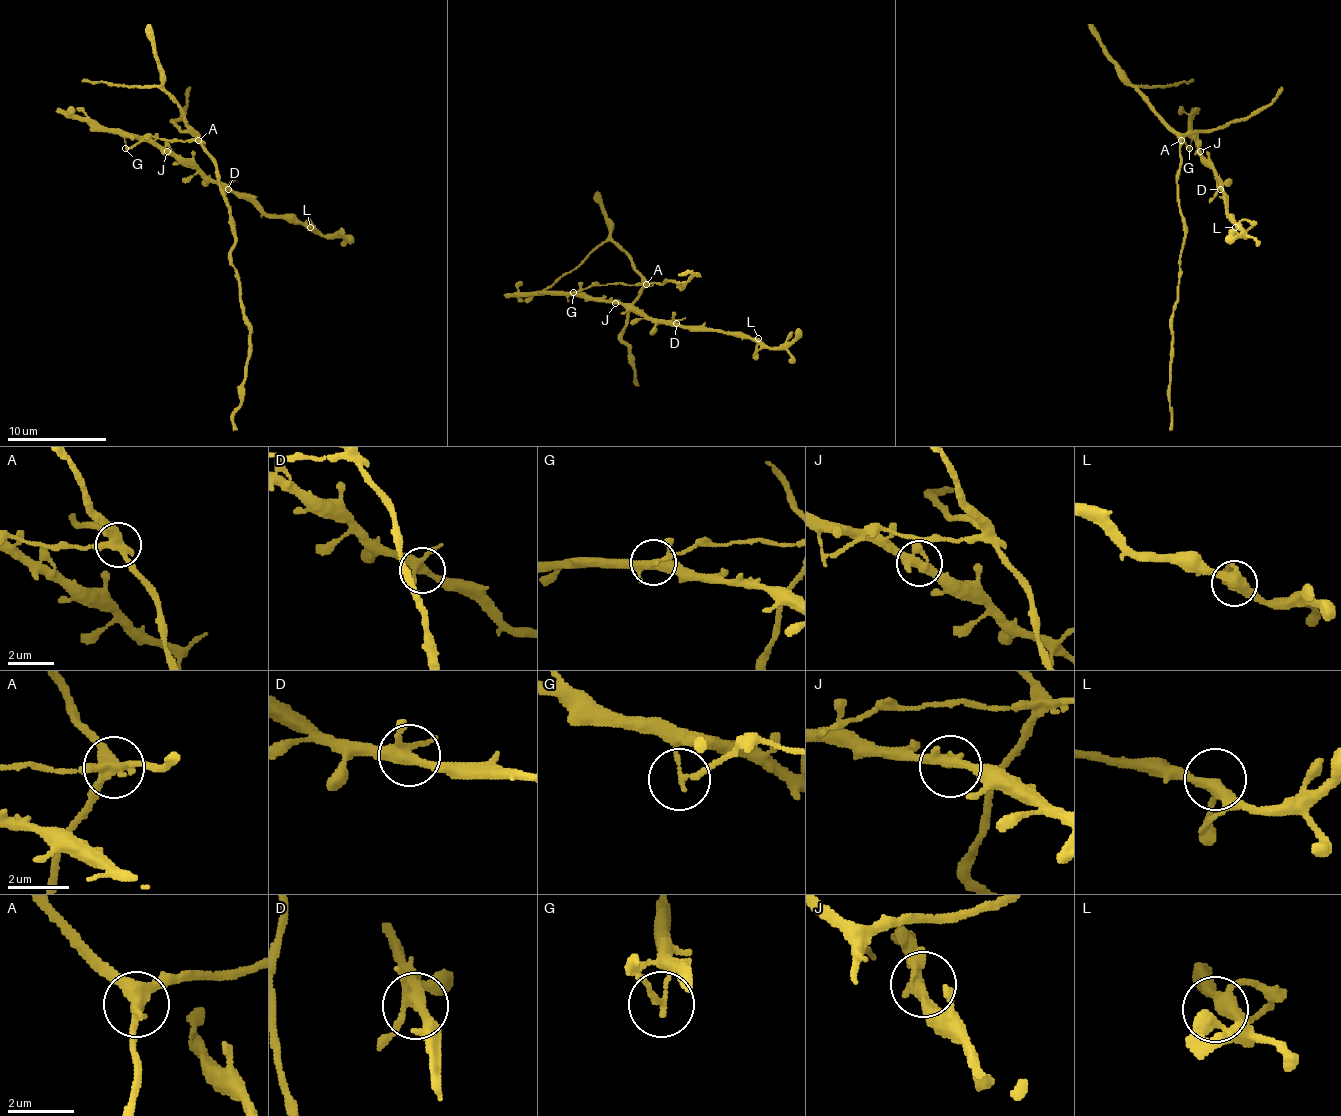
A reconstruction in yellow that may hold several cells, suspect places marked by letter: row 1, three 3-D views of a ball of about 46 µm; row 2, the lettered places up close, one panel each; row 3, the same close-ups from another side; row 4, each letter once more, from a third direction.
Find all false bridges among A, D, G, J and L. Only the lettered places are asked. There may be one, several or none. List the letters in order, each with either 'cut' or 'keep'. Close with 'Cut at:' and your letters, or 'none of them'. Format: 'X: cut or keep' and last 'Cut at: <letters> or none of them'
A: cut
D: keep
G: cut
J: keep
L: keep
Cut at: A, G

